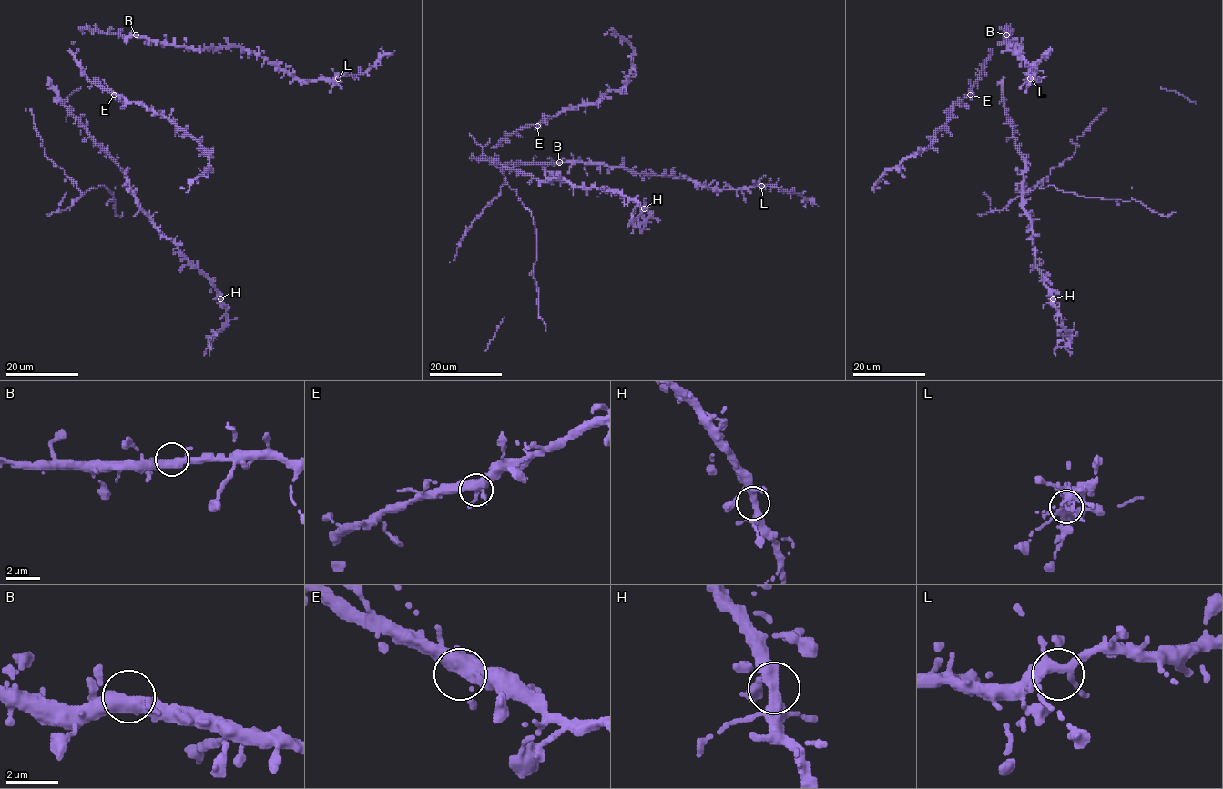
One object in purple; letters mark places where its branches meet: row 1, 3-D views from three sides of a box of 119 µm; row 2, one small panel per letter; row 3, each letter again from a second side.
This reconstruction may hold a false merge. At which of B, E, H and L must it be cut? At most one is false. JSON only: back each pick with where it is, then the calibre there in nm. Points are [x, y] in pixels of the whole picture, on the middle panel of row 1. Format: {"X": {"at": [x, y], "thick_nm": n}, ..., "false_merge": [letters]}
{"false_merge": []}

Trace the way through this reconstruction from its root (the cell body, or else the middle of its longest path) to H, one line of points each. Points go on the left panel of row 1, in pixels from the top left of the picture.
H: (59, 96), (59, 101), (122, 170), (138, 207), (154, 227), (206, 275), (219, 298)

